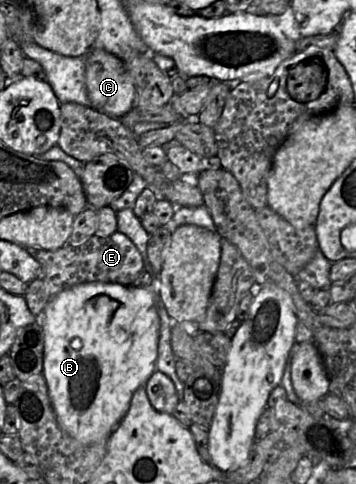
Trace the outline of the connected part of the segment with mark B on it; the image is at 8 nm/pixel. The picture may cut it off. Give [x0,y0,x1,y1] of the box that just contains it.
[43,282,160,444]

